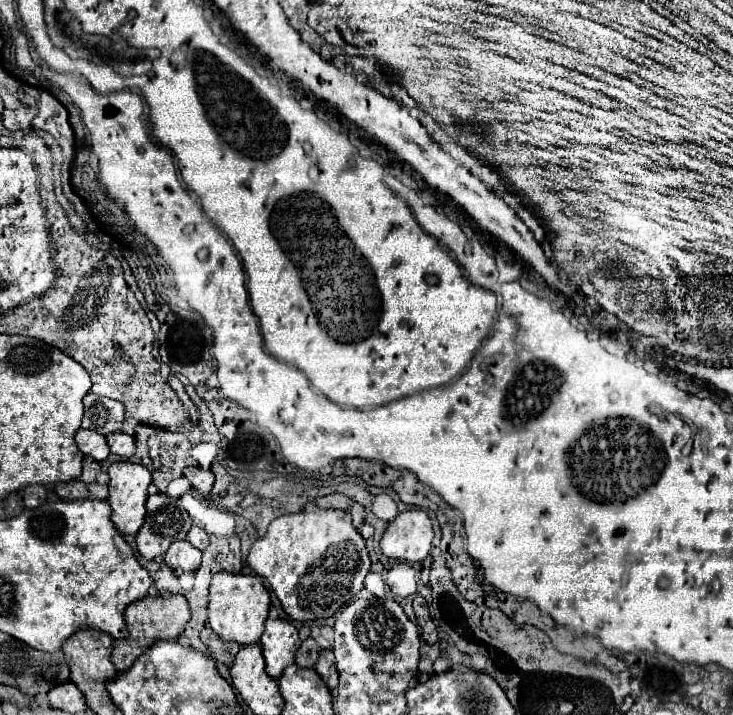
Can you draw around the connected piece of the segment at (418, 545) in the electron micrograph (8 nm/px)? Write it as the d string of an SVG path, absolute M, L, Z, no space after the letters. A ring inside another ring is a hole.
M423 510L399 512L393 522L389 522L379 548L383 556L401 562L421 562L429 556L433 540L431 518Z

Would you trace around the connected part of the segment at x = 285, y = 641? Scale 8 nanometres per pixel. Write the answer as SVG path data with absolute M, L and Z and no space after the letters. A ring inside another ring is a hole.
M267 620L265 632L261 636L261 648L265 658L267 674L273 678L279 678L283 670L295 662L295 652L301 644L297 636L297 628L289 624L287 620Z

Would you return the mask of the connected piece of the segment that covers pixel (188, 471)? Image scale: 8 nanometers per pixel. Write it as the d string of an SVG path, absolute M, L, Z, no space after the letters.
M187 466L185 470L183 470L183 476L191 482L191 486L199 492L199 494L203 494L203 496L207 496L209 492L211 492L211 488L213 488L213 472L211 470L203 470L203 468L199 468L199 466Z

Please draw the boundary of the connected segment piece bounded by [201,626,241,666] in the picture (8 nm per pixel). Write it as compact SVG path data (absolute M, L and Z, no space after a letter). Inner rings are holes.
M205 626L201 630L201 642L205 644L205 648L211 654L211 658L217 660L217 662L223 662L225 666L231 666L235 656L237 656L237 652L241 650L241 646L237 642L221 640L209 626Z

